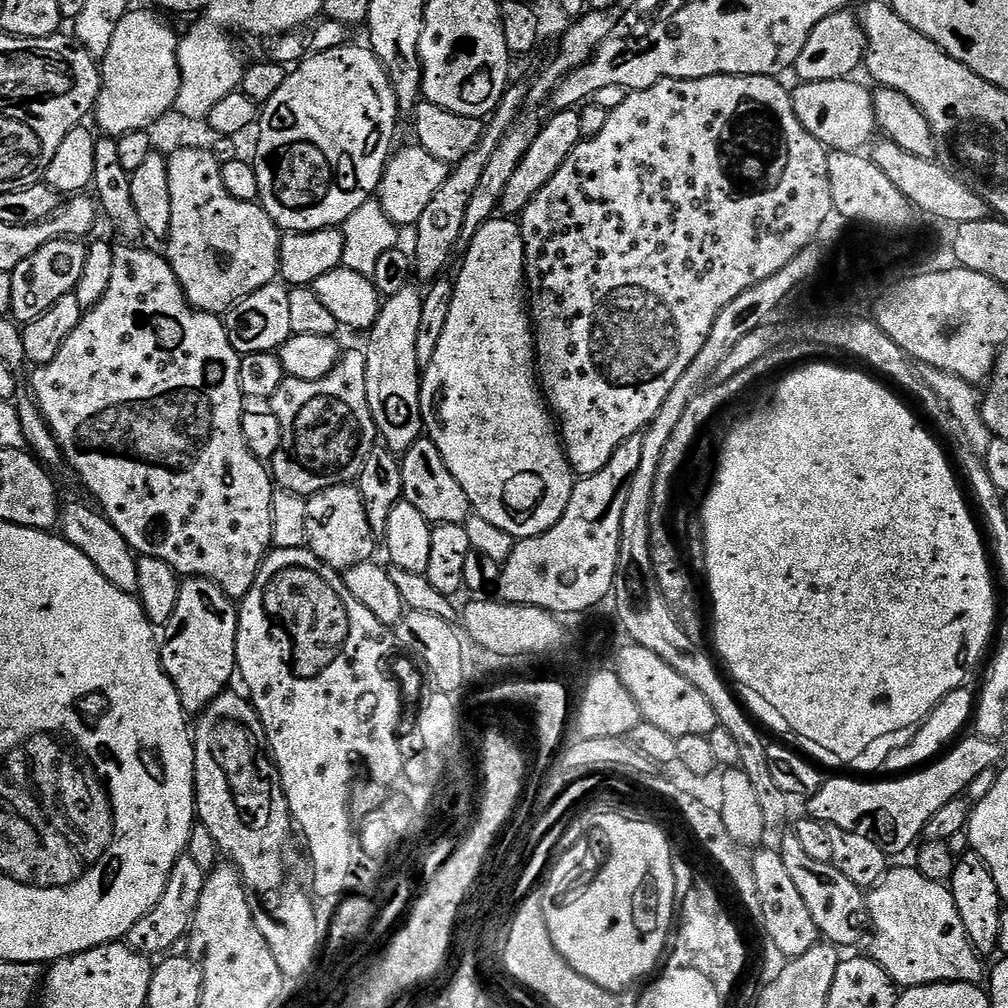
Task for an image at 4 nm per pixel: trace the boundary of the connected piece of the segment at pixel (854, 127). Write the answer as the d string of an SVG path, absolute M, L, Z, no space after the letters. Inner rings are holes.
M856 78L797 85L791 89L794 114L798 114L798 122L821 140L825 148L833 152L854 152L863 149L863 144L867 145L877 135L872 92L864 89Z

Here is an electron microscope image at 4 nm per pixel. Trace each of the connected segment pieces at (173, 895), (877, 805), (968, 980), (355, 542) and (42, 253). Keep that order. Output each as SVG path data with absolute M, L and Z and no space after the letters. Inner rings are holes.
M187 854L180 856L178 862L174 862L174 870L170 870L166 890L162 890L162 898L158 898L156 905L145 916L138 918L138 922L134 922L127 934L126 943L135 952L145 953L152 958L171 953L175 949L172 947L183 936L185 939L189 935L192 919L202 898L205 879L205 870L194 862L194 858Z
M977 734L966 736L939 758L916 770L921 772L904 774L901 780L876 778L871 784L868 778L853 778L848 774L833 775L836 776L833 780L825 779L819 790L807 797L807 815L833 828L866 834L889 854L904 852L923 837L924 827L930 818L934 818L937 810L942 810L946 802L963 797L970 782L974 782L982 770L995 769L1001 763L999 760L1003 758L1004 752L1000 749L999 739L988 739Z
M908 866L908 868L896 868L884 873L880 883L875 888L867 893L868 897L868 918L870 921L872 940L872 952L870 951L871 959L875 960L877 964L882 966L882 970L886 970L886 974L890 974L892 983L899 986L901 989L917 988L918 986L926 986L927 984L974 984L979 985L980 979L985 979L986 968L984 972L985 961L982 959L979 952L973 948L970 938L966 934L966 926L962 926L962 918L958 914L958 906L952 897L952 889L948 884L939 884L930 878L926 878L915 866Z
M355 483L339 484L330 486L321 492L315 492L313 496L307 497L306 506L306 547L314 553L326 566L335 568L343 574L348 568L358 566L362 562L372 560L376 552L377 533L370 526L370 518L366 518L366 506L362 506L362 494Z
M61 238L46 242L30 258L18 262L18 266L12 274L12 289L10 290L10 313L13 321L21 325L29 324L34 318L38 318L58 298L71 296L78 286L78 278L82 278L82 266L86 266L86 254L88 253L85 241L80 238Z

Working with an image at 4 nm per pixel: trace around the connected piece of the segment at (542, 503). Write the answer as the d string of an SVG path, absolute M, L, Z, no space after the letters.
M493 218L488 220L474 234L472 241L463 249L464 265L460 273L454 276L452 301L450 302L450 318L446 318L446 330L442 330L442 338L438 341L438 350L434 350L434 362L423 369L420 381L420 405L422 406L422 418L426 429L427 439L438 446L438 454L446 462L450 474L458 478L458 486L466 490L466 498L472 503L472 512L475 515L486 518L486 522L493 523L506 534L510 534L516 540L525 540L531 536L542 534L550 530L562 518L566 506L572 497L572 491L577 482L577 477L572 471L572 463L568 460L568 454L564 450L562 437L558 431L557 421L542 395L541 385L538 383L538 365L534 351L534 324L526 311L526 277L524 274L524 243L520 233L520 225L515 219Z

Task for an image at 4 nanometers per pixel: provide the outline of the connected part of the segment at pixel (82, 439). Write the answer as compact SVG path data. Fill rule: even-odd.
M120 246L114 254L114 274L110 277L110 286L106 294L93 308L81 315L78 326L62 342L62 350L54 354L49 364L42 364L31 369L32 388L37 407L48 423L53 437L60 444L63 459L80 475L88 492L97 500L99 511L116 527L118 534L126 538L133 552L140 556L162 558L181 577L202 576L205 580L218 585L233 602L243 600L254 586L260 564L273 547L272 542L272 494L274 481L265 461L250 454L246 438L242 438L242 418L246 411L246 397L240 389L238 370L240 353L230 346L226 338L223 319L211 312L202 312L193 308L184 297L184 287L178 282L174 270L168 265L167 255L151 252L143 246Z

